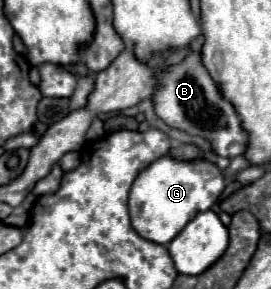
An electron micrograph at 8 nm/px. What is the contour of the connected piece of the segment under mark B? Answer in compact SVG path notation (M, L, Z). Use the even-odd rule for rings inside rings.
M203 36L195 38L189 46L189 54L183 58L183 62L167 68L159 76L159 82L153 92L153 110L155 114L171 128L183 130L191 136L207 138L213 152L223 158L235 158L245 152L247 146L247 134L241 128L241 120L233 106L221 96L217 84L209 76L207 68L201 64L201 46Z

